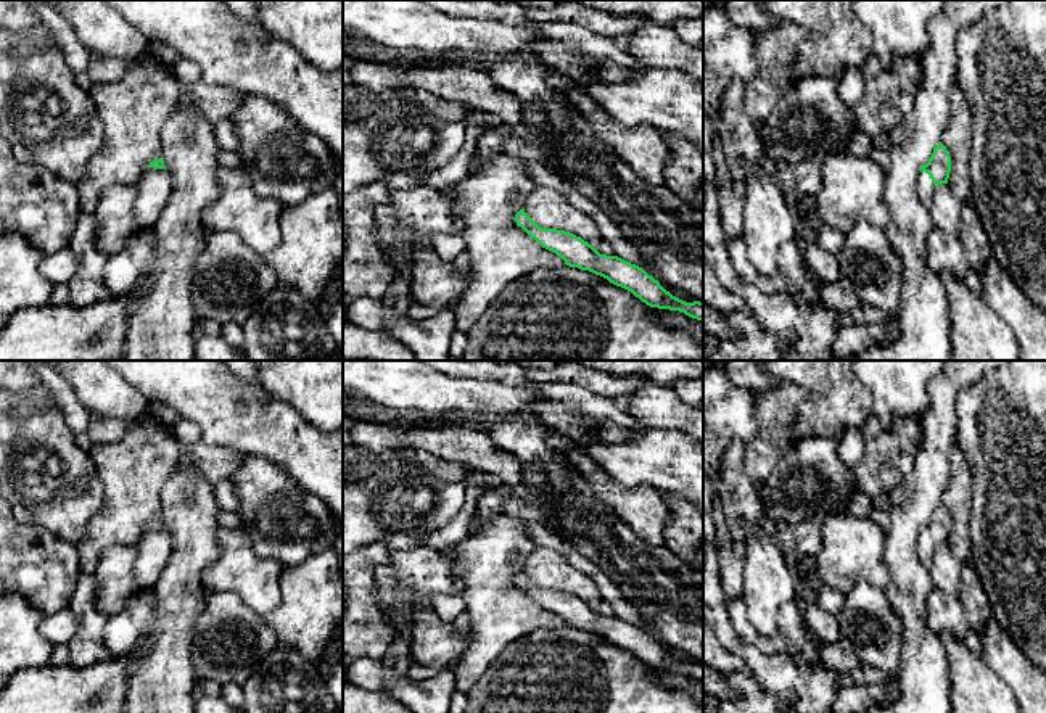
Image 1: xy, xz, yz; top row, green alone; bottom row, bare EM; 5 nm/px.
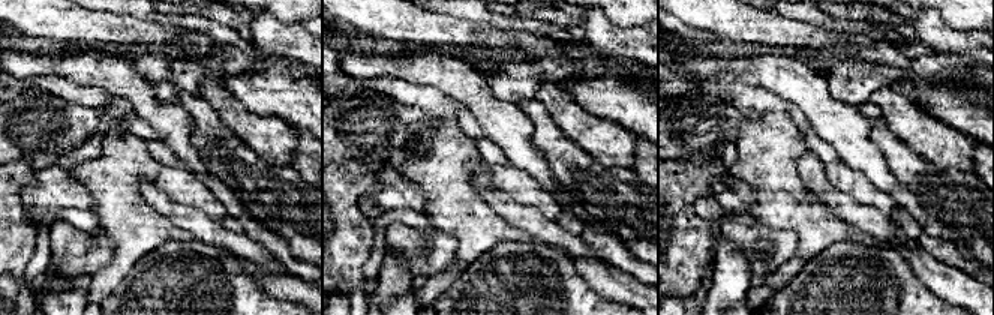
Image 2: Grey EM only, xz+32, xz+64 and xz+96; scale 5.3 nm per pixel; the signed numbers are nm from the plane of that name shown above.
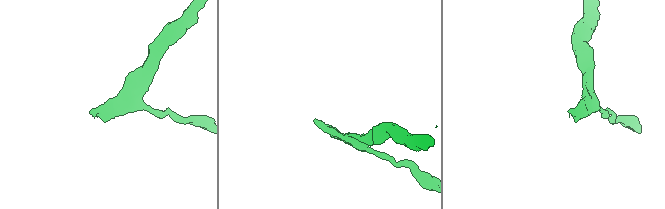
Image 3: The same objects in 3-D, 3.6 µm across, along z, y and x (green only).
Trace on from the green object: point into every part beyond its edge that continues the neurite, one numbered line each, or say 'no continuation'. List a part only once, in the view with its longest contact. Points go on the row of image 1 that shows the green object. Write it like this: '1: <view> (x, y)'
1: yz (926, 189)

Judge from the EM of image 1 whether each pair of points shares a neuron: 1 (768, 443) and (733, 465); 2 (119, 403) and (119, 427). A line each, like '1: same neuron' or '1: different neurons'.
1: different neurons
2: different neurons

